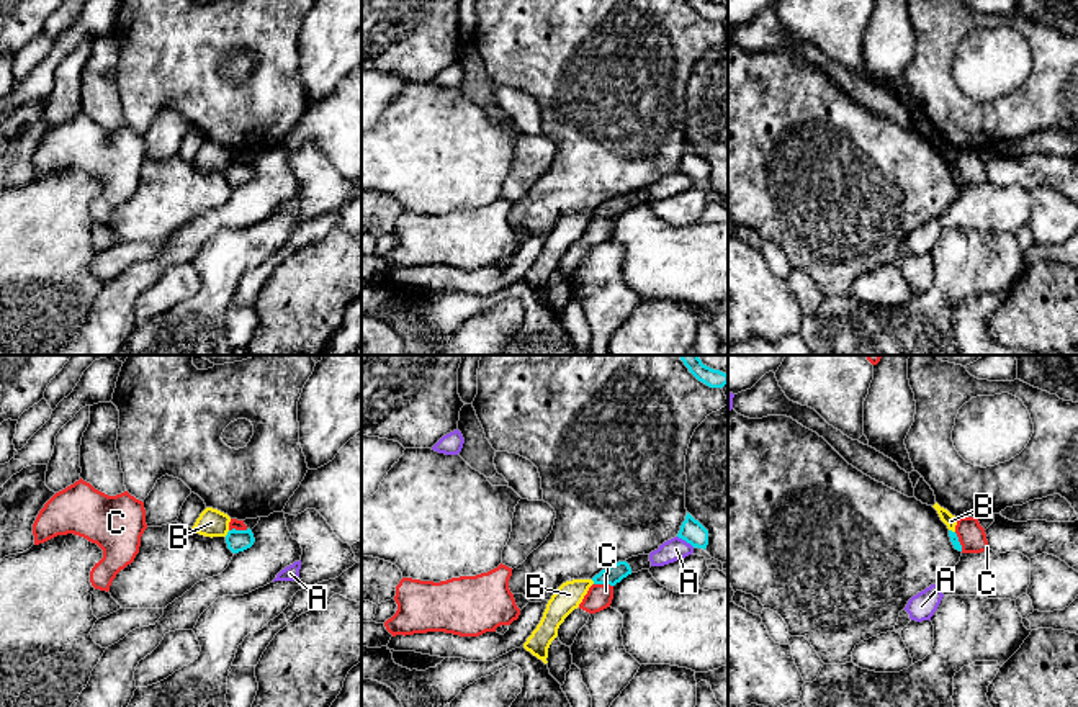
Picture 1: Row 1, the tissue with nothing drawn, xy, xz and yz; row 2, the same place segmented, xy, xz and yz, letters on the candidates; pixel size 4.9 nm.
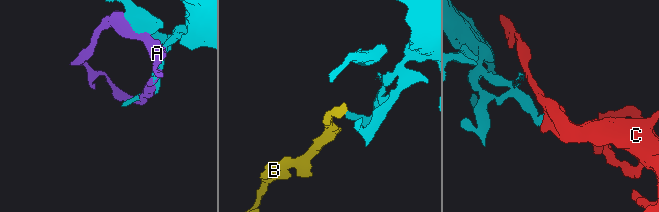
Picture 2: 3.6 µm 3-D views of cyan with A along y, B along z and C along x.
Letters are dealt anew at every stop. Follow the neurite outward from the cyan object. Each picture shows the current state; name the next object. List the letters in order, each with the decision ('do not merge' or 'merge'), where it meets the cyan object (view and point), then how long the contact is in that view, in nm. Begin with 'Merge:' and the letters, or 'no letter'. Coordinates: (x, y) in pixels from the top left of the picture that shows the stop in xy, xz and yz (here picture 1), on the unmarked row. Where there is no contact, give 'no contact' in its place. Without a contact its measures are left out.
Merge: A
A: merge; contact xz (686, 174); length 110 nm
B: do not merge; contact xy (228, 167); length 40 nm
C: do not merge; contact xz (604, 216); length 100 nm

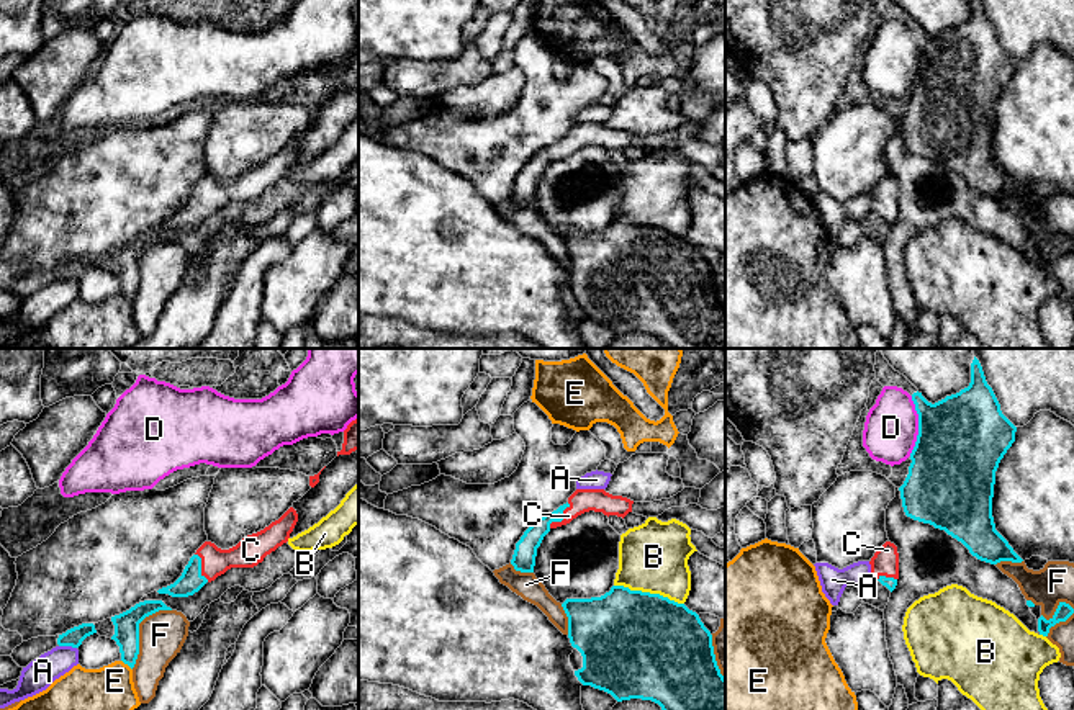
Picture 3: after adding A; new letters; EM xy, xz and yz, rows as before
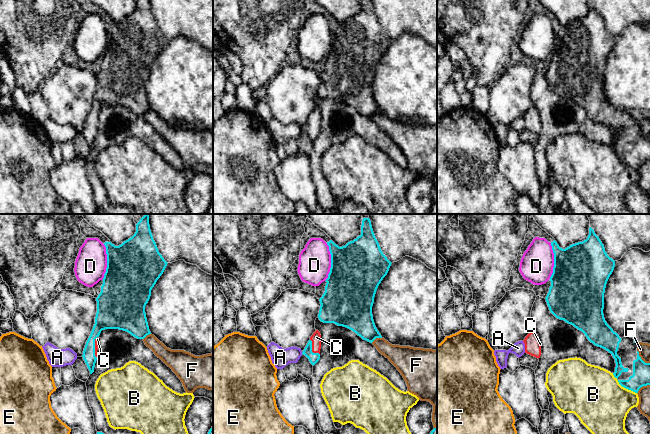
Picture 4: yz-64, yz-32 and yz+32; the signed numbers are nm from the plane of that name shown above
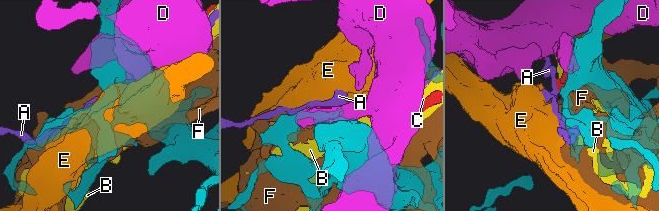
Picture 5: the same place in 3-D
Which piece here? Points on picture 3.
Merge: C
A: do not merge; contact xy (67, 278); length 90 nm
B: do not merge; contact xz (649, 226); length 360 nm
C: merge; contact xz (562, 152); length 160 nm
D: do not merge; contact yz (919, 59); length 300 nm
E: do not merge; contact xy (126, 296); length 80 nm
F: do not merge; contact xy (138, 264); length 360 nm

